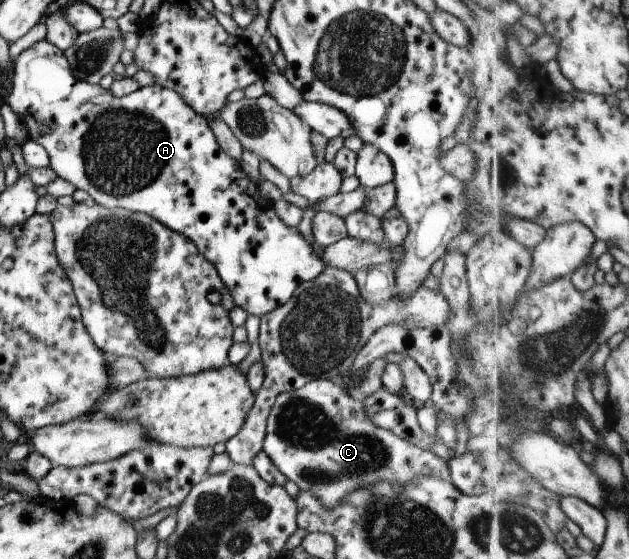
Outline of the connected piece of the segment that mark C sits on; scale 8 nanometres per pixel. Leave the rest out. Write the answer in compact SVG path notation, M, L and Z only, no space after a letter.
M313 380L301 389L282 393L270 409L265 428L263 450L302 492L314 494L324 508L336 508L346 494L358 488L370 488L378 482L408 484L416 476L429 475L450 480L450 470L445 462L428 449L418 448L396 436L392 430L380 428L366 416L364 404L349 396L348 392L330 380Z

